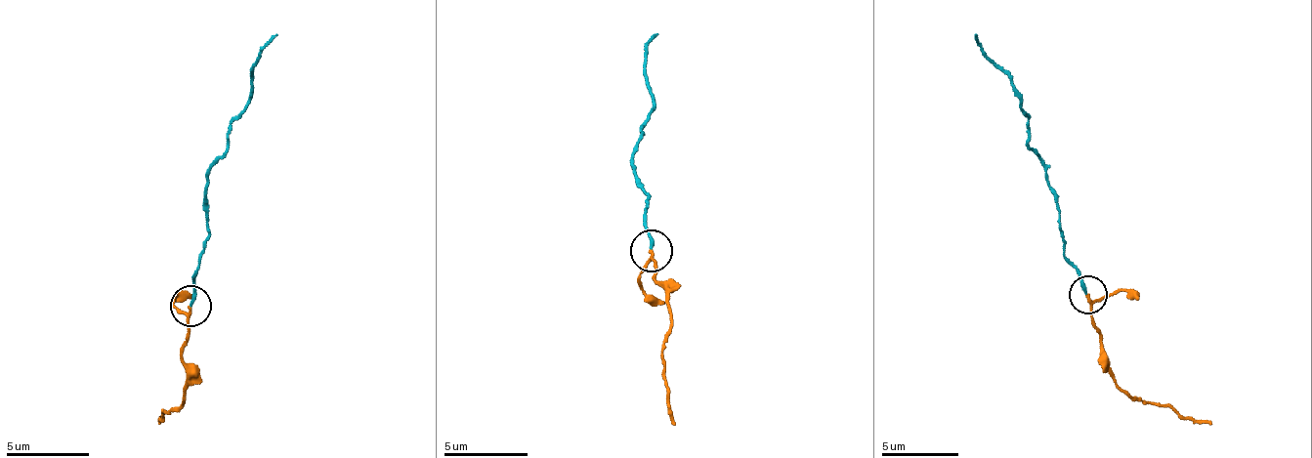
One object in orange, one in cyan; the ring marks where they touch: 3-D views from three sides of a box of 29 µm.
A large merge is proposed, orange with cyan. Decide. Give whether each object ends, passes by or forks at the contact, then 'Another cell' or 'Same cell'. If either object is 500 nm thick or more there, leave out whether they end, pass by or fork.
At the ring orange passes by. At the ring cyan ends. Same cell

